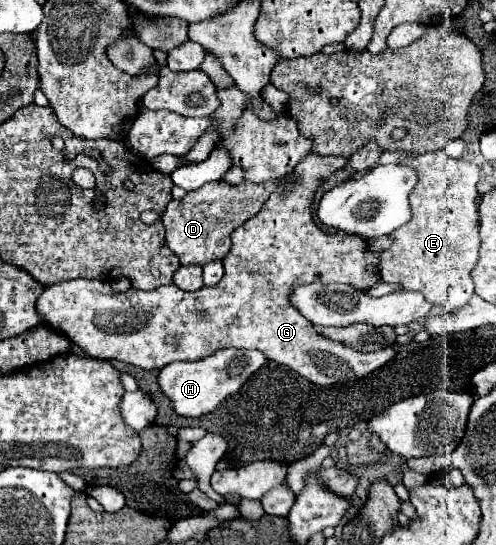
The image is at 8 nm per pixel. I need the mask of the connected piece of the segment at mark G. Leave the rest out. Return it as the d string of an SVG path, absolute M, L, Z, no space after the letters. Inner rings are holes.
M311 154L303 162L299 162L293 170L295 178L283 178L281 184L269 196L265 208L239 226L231 238L231 250L225 256L225 276L213 288L199 288L195 292L185 292L175 284L159 286L155 290L127 290L123 294L113 294L109 282L103 280L69 280L61 284L47 286L45 292L37 300L37 312L41 312L43 320L49 322L55 330L69 334L69 338L79 344L87 354L97 358L113 358L121 360L145 370L163 368L175 360L199 360L213 354L219 348L257 348L269 360L277 364L289 366L299 372L303 378L317 386L331 386L353 382L357 378L367 376L369 372L381 368L395 356L393 348L377 350L377 352L357 352L347 348L341 342L333 342L319 332L311 320L305 320L289 300L289 292L297 288L297 284L313 284L313 282L345 282L359 290L369 290L371 286L383 282L379 276L381 252L369 250L369 240L363 236L345 236L345 234L327 234L313 220L313 198L321 188L325 178L333 176L337 170L347 166L347 158L341 156L317 156ZM367 266L373 266L375 272L369 272Z

